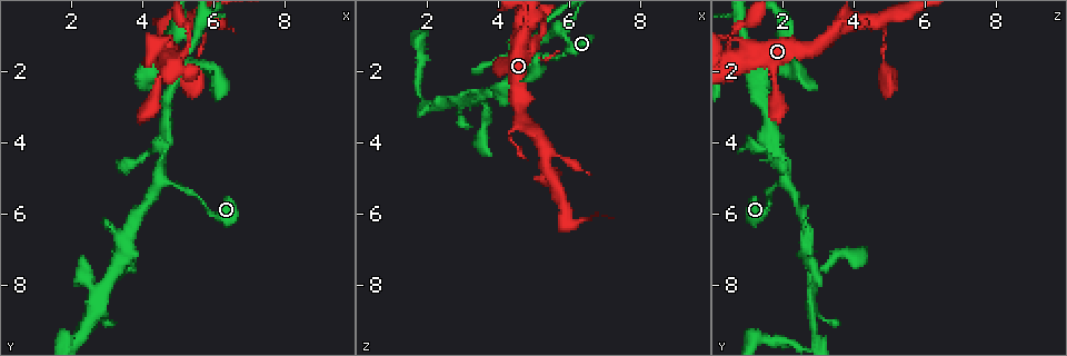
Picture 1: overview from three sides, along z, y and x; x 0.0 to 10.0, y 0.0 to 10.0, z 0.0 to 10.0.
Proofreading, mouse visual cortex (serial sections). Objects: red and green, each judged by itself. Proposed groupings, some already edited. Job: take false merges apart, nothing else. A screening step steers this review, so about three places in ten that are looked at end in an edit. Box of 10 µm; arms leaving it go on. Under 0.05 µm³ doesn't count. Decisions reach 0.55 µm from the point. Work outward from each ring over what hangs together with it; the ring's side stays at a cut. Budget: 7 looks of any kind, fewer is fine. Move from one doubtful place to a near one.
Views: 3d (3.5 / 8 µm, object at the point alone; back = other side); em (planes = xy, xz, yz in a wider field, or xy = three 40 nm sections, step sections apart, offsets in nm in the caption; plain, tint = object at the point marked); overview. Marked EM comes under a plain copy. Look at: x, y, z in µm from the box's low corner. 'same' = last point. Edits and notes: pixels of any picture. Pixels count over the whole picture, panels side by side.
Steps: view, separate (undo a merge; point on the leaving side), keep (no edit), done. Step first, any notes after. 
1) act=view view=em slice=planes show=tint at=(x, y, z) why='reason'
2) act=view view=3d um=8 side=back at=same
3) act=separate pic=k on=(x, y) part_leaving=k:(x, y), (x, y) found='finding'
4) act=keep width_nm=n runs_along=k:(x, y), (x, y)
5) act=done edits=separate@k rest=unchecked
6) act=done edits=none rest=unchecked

act=view view=3d um=3.5 at=(4.55, 4.25, 1.75) why='sharp bend'

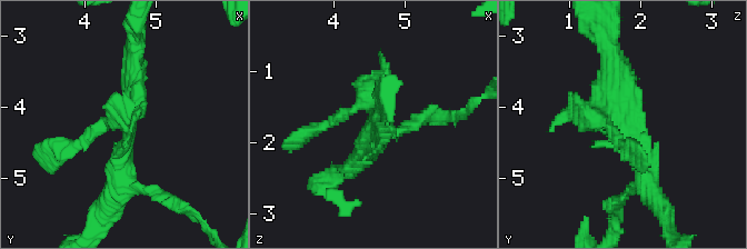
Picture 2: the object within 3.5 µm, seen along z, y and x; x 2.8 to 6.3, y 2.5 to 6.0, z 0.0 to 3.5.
act=view view=em slice=xy step=3 show=tint at=(4.55, 4.30, 1.70)

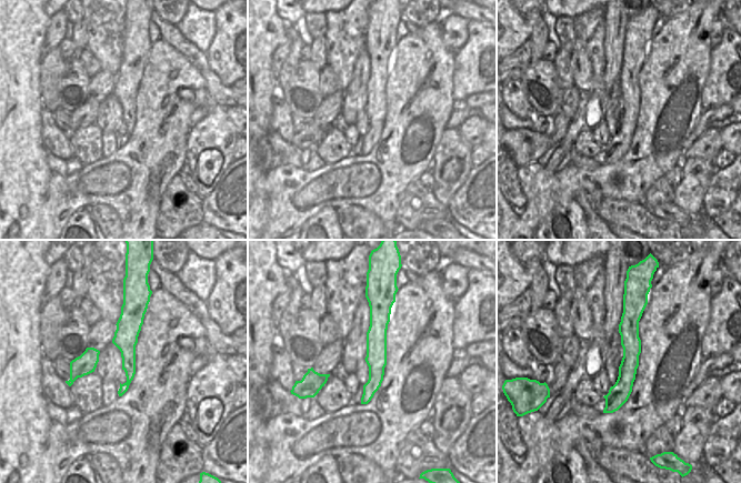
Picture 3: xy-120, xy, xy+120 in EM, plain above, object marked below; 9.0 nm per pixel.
act=view view=em slice=planes show=tint at=same why='another direction'

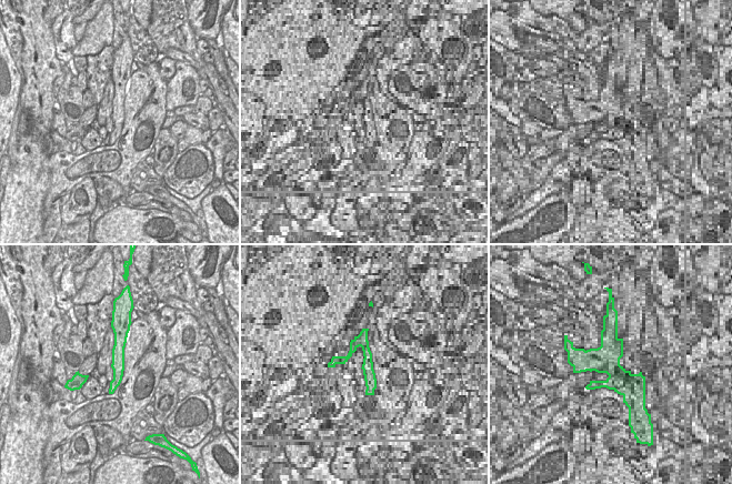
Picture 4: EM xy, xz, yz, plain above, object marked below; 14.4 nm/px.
act=keep runs_along=2:(638, 186), (613, 56) found='continuous, no second cell'

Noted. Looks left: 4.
act=view view=3d um=8 at=(5.00, 0.70, 3.70) why='sudden change in width'

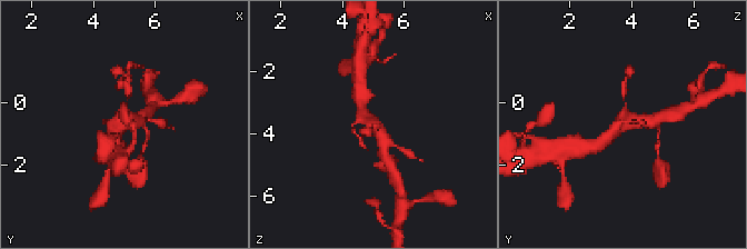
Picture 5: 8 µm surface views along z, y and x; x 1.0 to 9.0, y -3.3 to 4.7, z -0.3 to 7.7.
act=view view=3d um=3.5 at=same why='closer look'

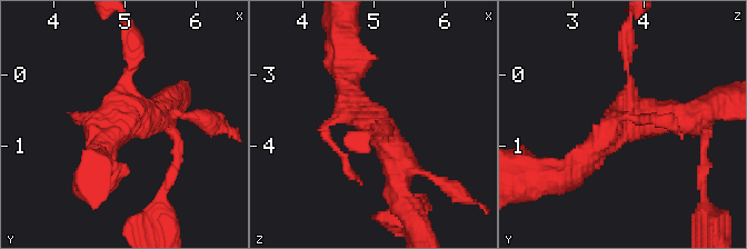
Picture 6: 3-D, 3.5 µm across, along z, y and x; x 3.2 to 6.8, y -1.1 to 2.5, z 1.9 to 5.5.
act=view view=em slice=xy step=5 show=tint at=(5.05, 0.70, 3.75)

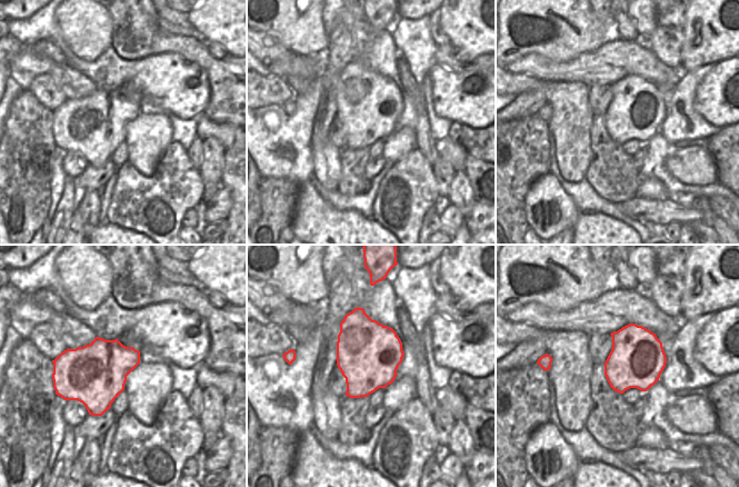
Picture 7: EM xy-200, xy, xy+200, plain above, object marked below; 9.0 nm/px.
act=keep found='one cell here'

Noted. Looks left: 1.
act=done edits=none rest=unchecked

